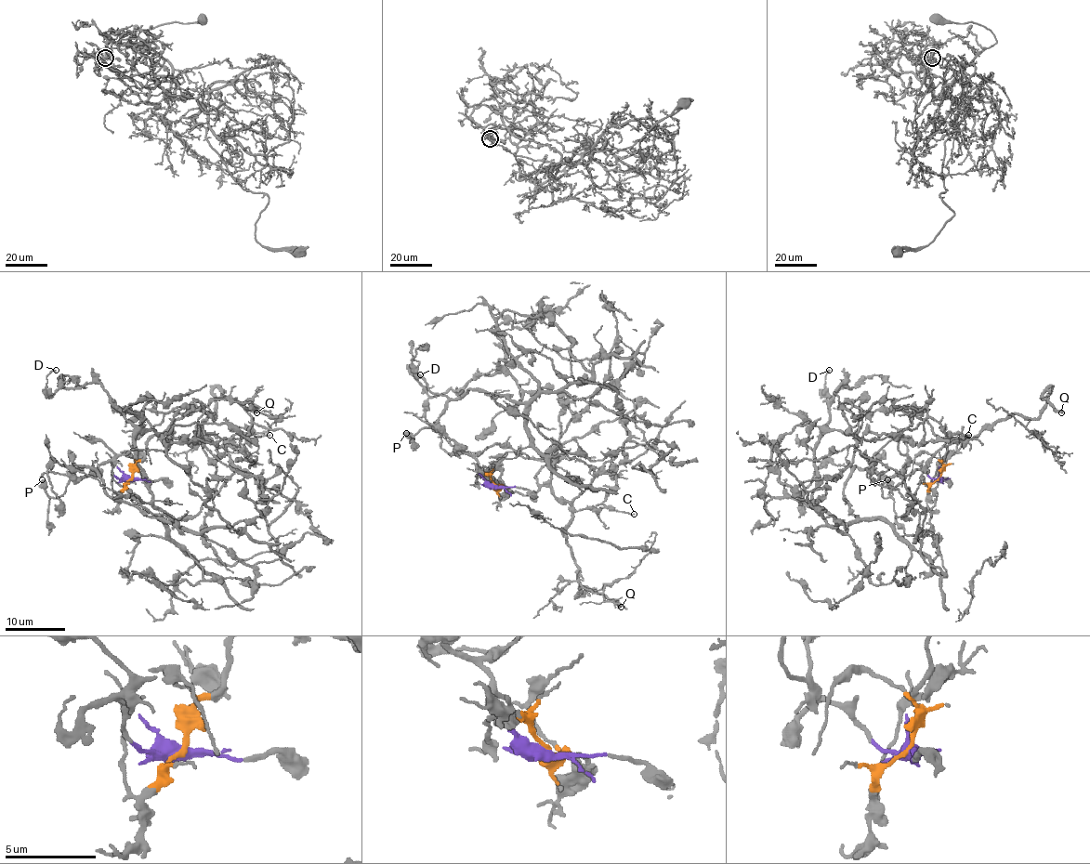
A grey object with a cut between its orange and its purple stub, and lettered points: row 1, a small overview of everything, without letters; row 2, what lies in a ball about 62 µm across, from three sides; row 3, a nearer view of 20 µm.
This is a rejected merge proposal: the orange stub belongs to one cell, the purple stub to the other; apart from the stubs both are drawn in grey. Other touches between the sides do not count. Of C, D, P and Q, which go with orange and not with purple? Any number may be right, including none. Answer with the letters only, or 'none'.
C, Q

